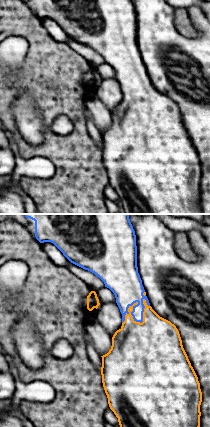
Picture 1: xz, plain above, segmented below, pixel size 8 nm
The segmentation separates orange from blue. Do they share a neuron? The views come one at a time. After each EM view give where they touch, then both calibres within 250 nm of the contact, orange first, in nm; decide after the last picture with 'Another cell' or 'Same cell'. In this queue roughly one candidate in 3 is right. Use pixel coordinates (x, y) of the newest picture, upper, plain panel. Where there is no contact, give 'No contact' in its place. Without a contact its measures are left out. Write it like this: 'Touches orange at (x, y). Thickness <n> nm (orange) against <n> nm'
Touches orange at (139, 98). Thickness 500 nm (orange) against 190 nm

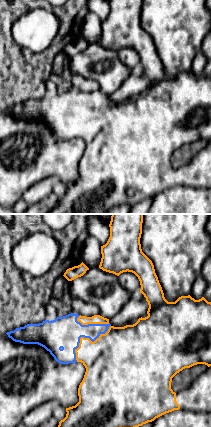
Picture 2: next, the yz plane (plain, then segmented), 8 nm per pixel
Touches orange at (84, 114). Thickness 360 nm (orange) against 260 nm

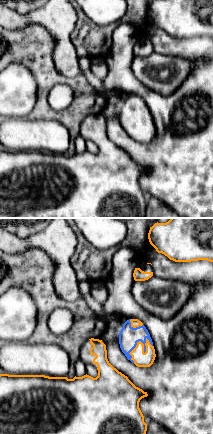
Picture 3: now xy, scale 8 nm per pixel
Touches orange at (136, 122). Thickness 120 nm (orange) against 160 nm

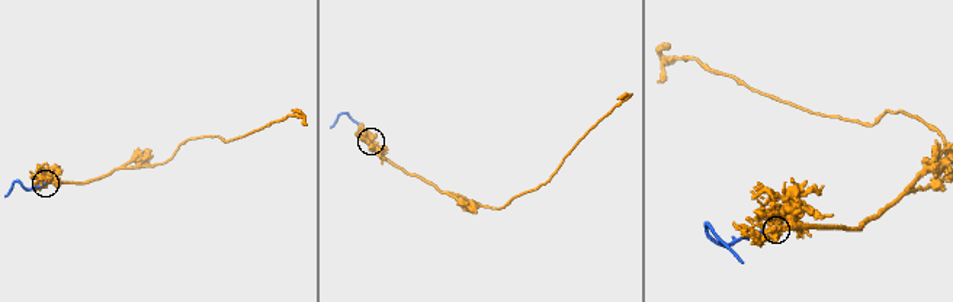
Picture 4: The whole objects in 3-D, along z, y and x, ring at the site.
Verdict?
Same cell

